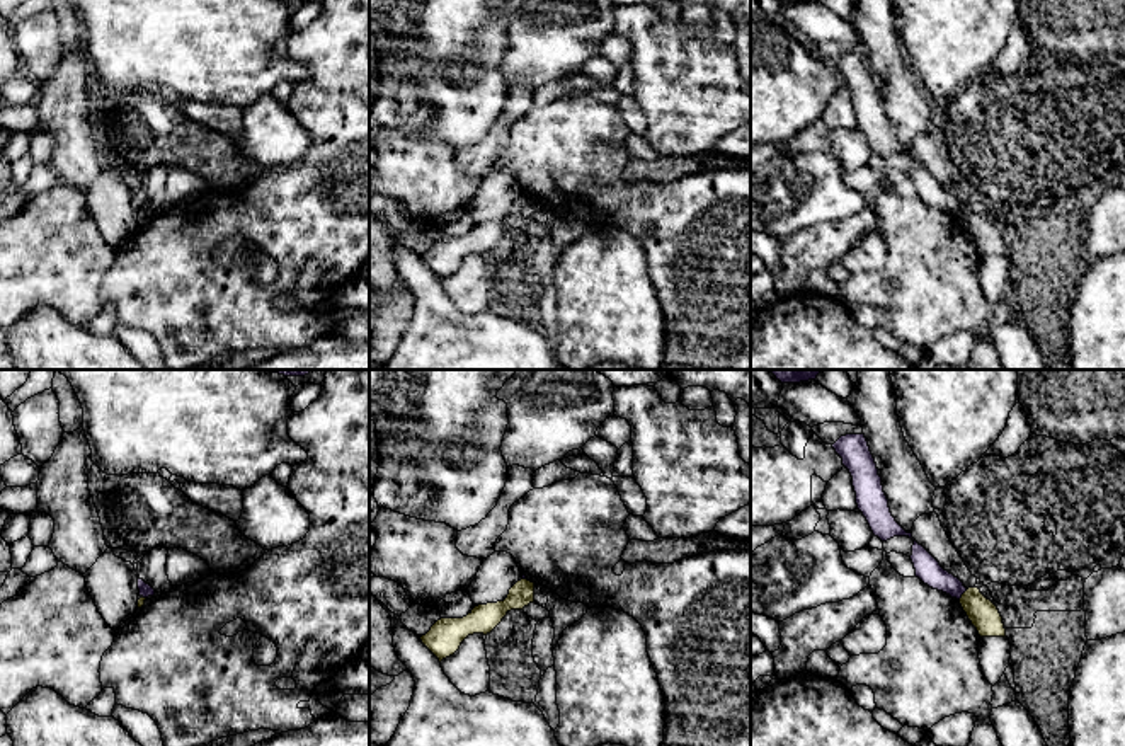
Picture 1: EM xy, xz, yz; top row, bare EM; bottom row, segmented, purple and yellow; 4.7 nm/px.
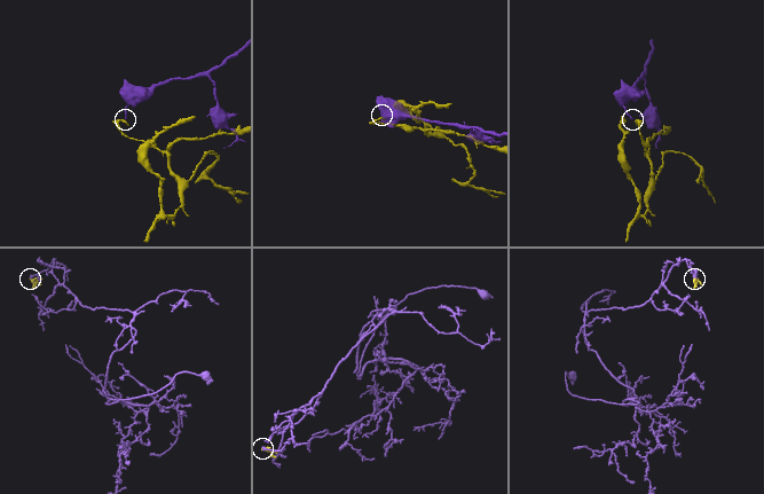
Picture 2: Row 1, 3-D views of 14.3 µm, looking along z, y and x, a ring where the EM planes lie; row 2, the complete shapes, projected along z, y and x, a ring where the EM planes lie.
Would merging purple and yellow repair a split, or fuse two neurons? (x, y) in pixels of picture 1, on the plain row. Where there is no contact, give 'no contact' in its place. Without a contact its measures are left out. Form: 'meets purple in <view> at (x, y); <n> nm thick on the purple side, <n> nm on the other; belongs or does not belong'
meets purple in yz at (962, 212); 120 nm thick on the purple side, 140 nm on the other; does not belong

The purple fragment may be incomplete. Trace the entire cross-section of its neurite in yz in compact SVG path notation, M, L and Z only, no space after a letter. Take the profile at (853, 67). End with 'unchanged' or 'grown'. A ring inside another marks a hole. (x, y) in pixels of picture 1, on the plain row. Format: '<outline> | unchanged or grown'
M865 53L841 55L832 66L842 77L842 83L853 95L858 128L866 136L873 153L882 160L894 155L912 157L912 152L907 152L890 131L882 95L878 94L878 87Z | unchanged

